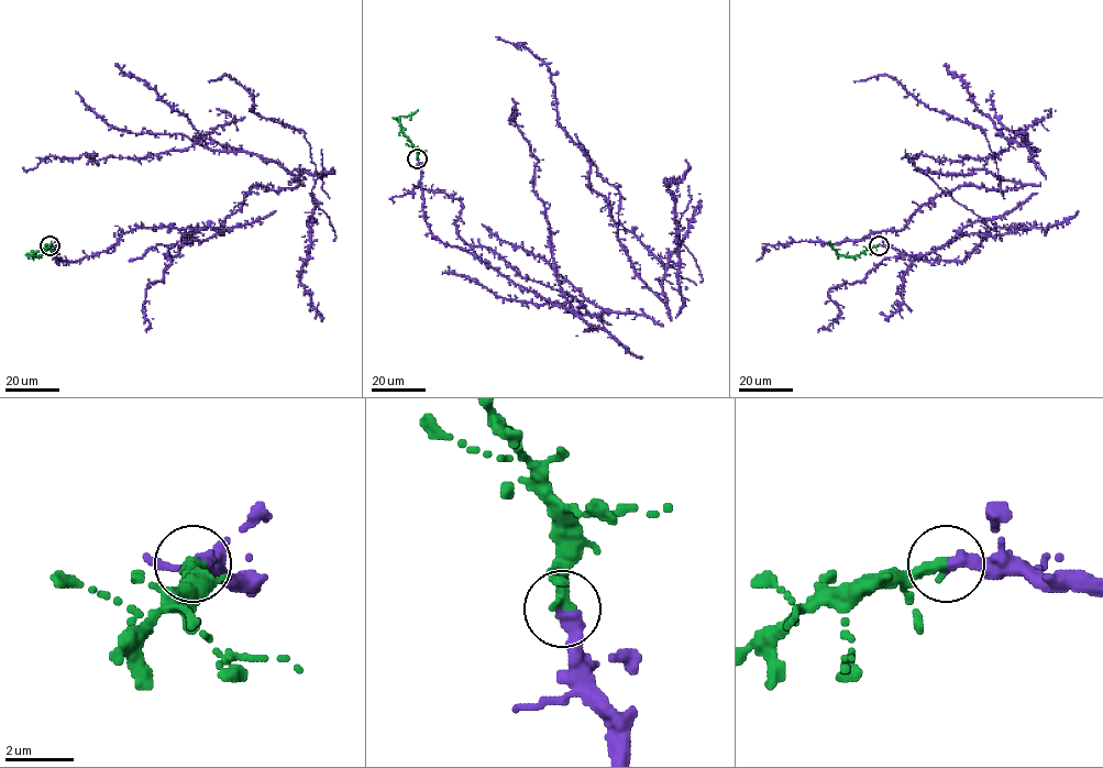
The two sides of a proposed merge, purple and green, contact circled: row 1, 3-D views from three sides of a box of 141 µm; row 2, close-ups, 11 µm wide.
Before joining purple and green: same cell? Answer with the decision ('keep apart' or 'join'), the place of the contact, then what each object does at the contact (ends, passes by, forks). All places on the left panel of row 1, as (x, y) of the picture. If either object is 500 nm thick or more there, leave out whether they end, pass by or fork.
join; at (50, 245); purple ends there; green ends there

